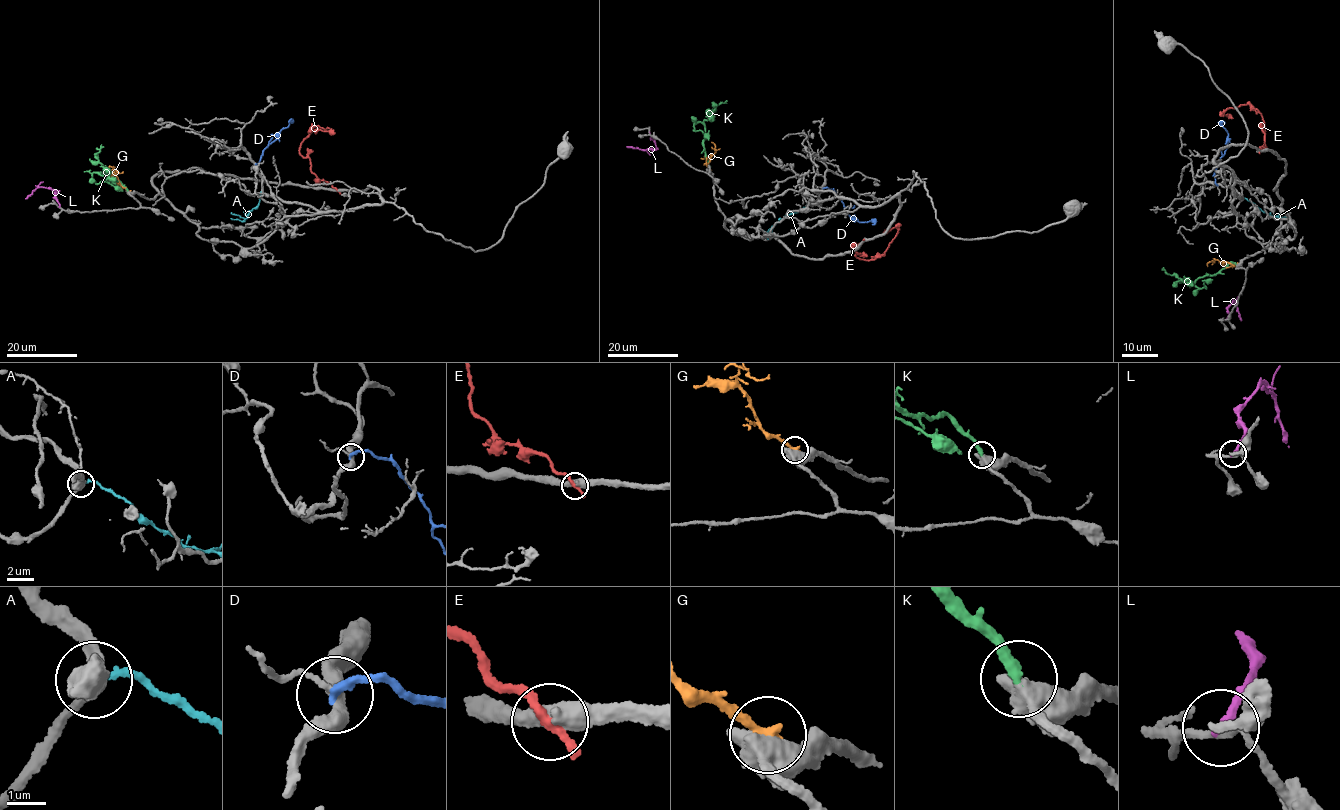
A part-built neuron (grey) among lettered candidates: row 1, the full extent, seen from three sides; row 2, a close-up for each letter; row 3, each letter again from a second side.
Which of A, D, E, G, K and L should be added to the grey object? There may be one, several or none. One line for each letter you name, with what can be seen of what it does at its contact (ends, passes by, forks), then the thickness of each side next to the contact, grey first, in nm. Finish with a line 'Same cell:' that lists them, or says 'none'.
K: It ends there. Thickness 440 nm (grey) against 280 nm
Same cell: K

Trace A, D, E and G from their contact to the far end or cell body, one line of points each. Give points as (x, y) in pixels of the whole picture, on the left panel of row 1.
A: (260, 192), (259, 204), (246, 218), (231, 212)
D: (254, 164), (272, 136), (291, 123)
E: (338, 191), (318, 178), (311, 170), (310, 159), (300, 154), (300, 146), (314, 126), (329, 130), (315, 134)
G: (130, 191), (120, 185), (114, 174), (116, 170), (108, 168)

